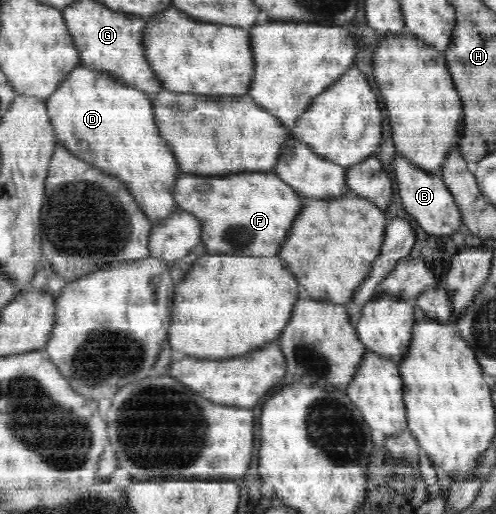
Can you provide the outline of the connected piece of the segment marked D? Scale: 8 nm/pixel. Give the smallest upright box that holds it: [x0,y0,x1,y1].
[44,65,181,224]

